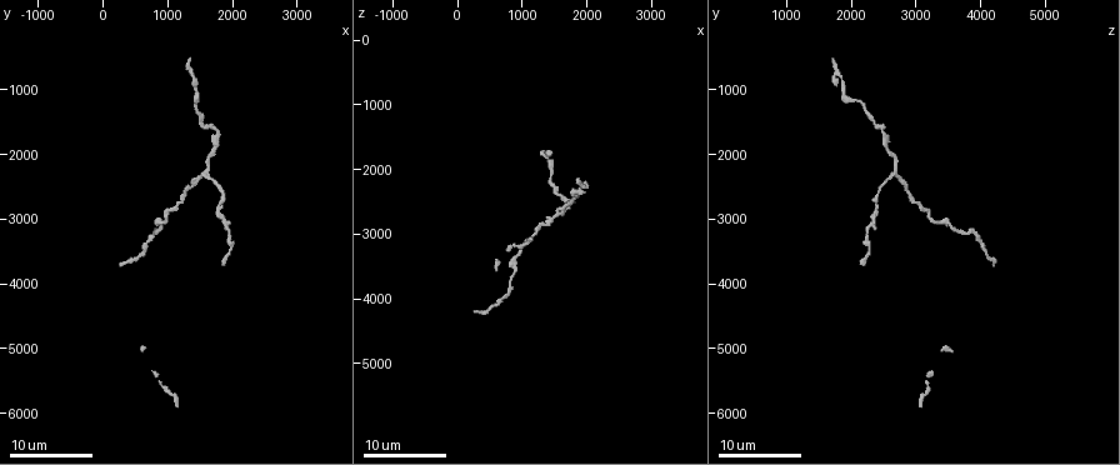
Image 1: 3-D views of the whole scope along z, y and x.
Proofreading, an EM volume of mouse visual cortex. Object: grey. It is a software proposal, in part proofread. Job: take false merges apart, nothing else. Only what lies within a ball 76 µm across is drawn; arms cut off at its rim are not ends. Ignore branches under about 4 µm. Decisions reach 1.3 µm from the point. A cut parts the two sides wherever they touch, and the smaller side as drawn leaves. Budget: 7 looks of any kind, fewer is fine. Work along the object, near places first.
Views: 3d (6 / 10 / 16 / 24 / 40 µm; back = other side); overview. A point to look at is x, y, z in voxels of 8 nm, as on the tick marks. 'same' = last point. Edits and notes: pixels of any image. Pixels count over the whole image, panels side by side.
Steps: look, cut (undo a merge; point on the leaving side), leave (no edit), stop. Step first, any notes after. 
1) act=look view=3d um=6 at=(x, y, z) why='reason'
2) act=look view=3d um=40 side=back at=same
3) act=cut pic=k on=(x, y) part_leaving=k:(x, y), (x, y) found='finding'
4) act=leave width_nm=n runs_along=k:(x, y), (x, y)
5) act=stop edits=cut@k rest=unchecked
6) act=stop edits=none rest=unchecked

act=look view=3d um=16 at=(1850, 3050, 2350) why='thick turns thin'

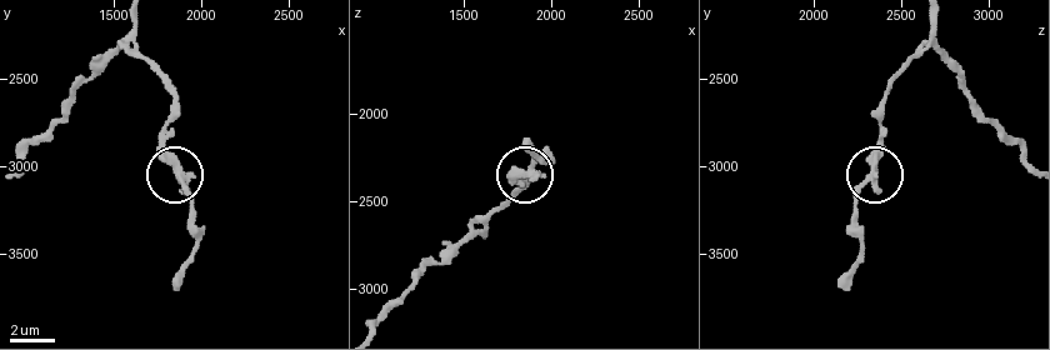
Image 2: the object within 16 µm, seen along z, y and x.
act=look view=3d um=6 at=(1880, 3060, 2320)

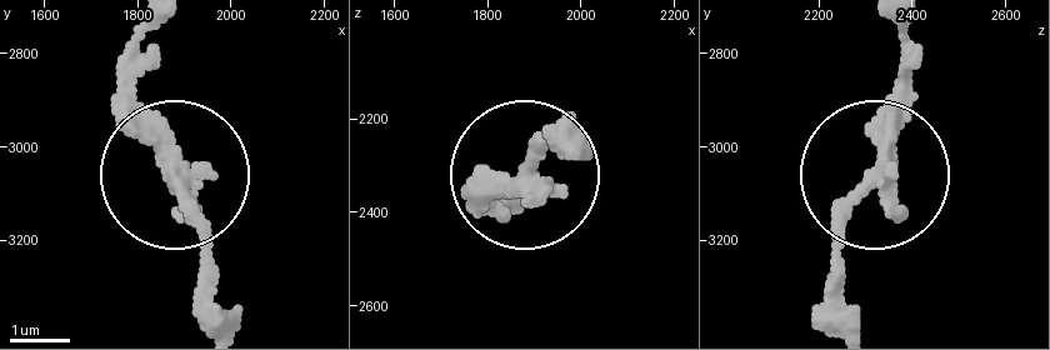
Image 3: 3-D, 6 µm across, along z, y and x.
act=leave runs_along=3:(153, 25), (138, 130), (223, 319) found='one neuron here'

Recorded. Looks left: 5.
act=look view=3d um=16 at=(1750, 1650, 2450) why='narrows sharply'

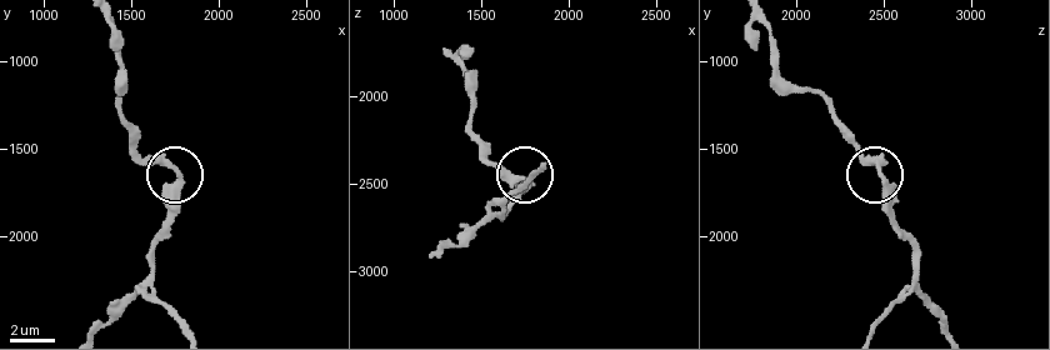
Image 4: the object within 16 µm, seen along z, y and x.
act=look view=3d um=6 at=(1740, 1600, 2480)

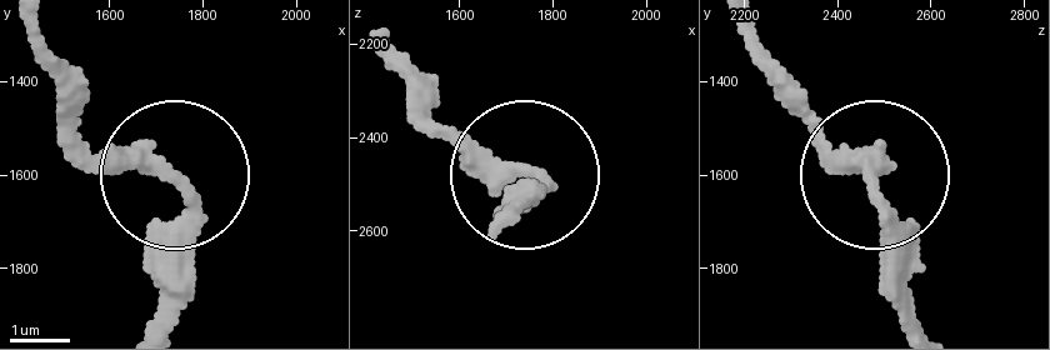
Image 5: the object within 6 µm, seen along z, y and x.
act=leave width_nm=290 runs_along=5:(494, 229), (529, 174), (479, 164), (409, 114) found='continuous, no second neuron'

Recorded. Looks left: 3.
act=look view=3d um=24 at=(1600, 2300, 2650)

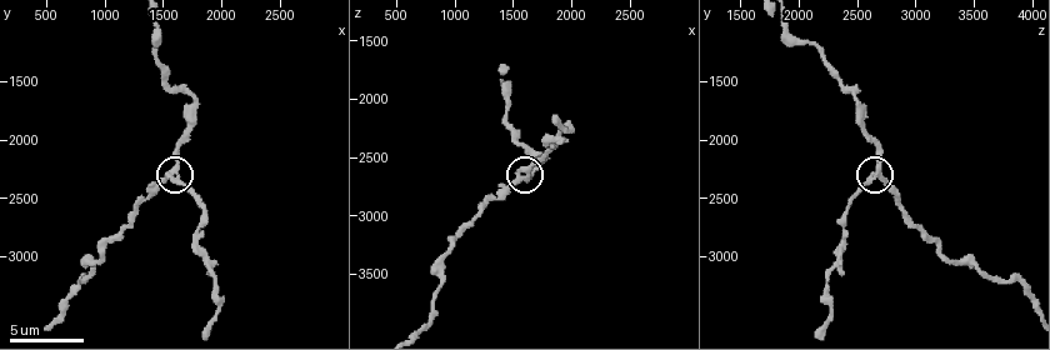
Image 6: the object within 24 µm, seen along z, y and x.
act=look view=3d um=6 at=(1600, 2280, 2680) why='closer look'

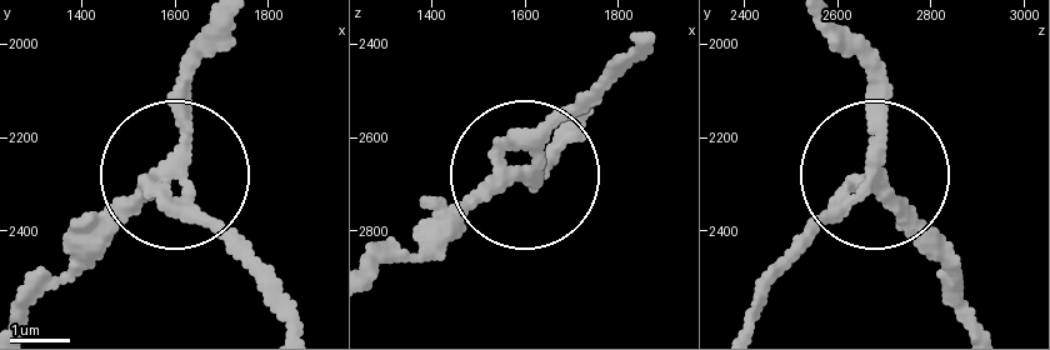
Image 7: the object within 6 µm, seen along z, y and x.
act=leave arms=3 runs_along=7:(985, 329), (875, 180), (765, 280) found='all the same neuron'

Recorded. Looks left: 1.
act=stop edits=none rest=unchecked

